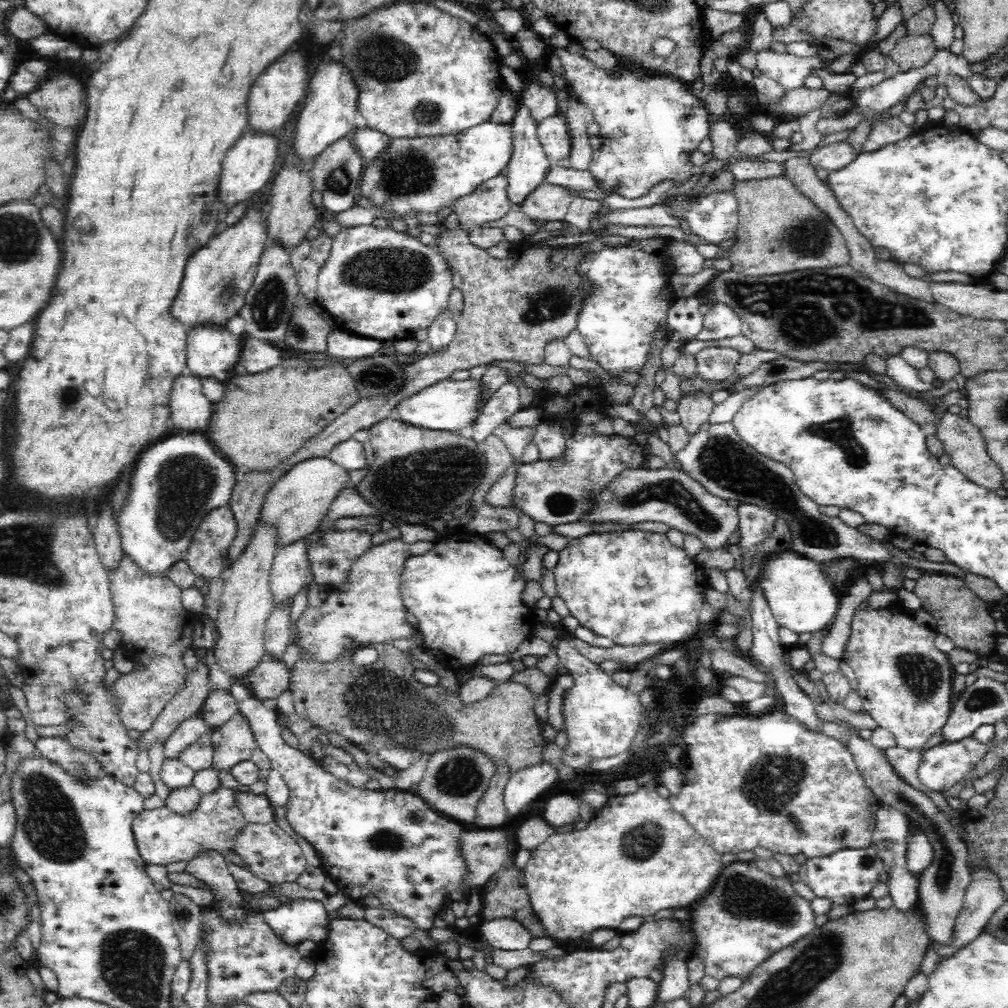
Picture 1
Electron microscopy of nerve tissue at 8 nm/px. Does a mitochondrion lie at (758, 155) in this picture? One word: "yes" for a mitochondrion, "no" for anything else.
no

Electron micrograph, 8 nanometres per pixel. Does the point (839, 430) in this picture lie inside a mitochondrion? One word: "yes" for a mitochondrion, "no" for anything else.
yes

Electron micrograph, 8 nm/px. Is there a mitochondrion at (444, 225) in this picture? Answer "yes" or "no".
no

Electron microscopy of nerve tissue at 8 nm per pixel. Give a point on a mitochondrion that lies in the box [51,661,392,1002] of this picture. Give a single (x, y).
(77, 763)

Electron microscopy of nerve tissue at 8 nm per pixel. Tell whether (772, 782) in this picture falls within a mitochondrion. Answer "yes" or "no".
yes

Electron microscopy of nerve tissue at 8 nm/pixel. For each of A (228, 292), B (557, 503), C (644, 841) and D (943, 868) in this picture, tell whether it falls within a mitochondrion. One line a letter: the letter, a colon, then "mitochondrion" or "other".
A: mitochondrion
B: mitochondrion
C: mitochondrion
D: mitochondrion

